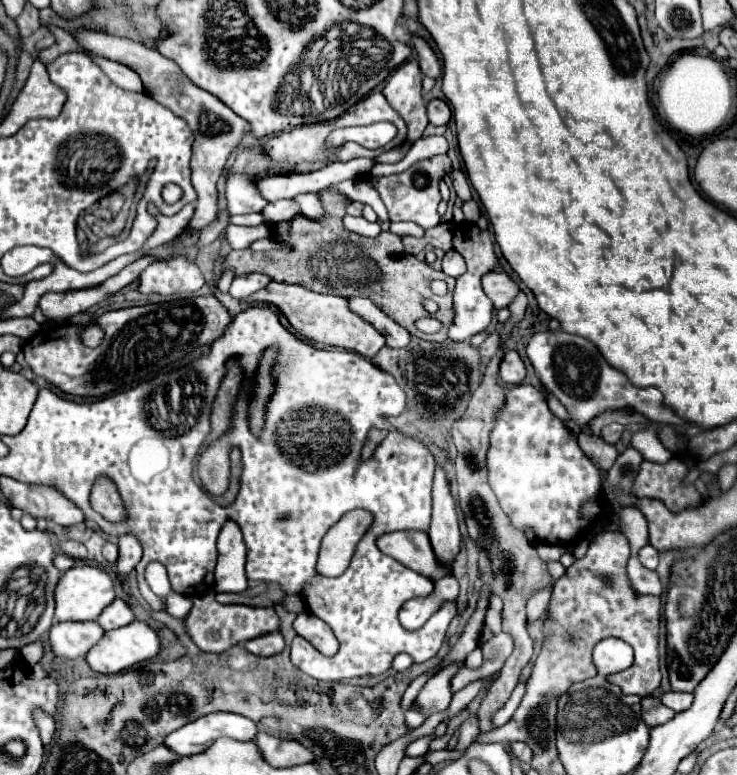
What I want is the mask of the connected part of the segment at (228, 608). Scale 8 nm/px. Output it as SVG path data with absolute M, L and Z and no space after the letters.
M215 591L197 595L193 607L185 617L185 631L193 643L205 653L223 653L233 645L267 635L269 631L281 631L279 615L271 607L245 607L245 605L221 605L215 601Z

